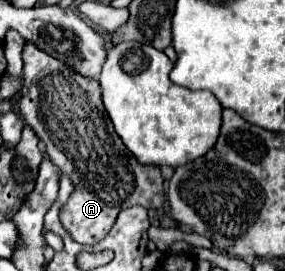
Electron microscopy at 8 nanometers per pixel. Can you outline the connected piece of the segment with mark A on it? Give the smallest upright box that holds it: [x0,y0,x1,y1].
[19,43,165,245]

